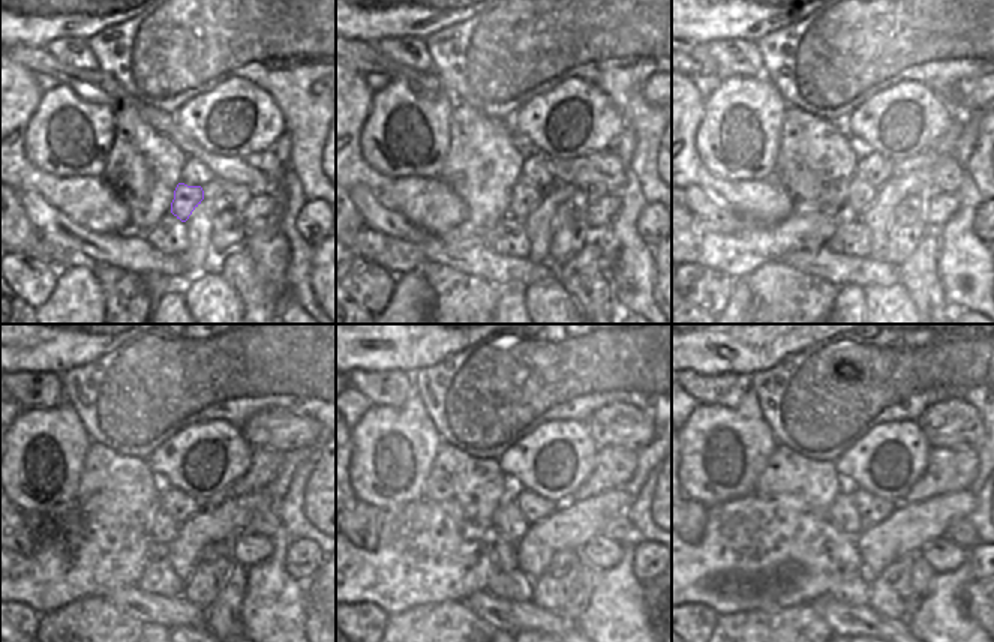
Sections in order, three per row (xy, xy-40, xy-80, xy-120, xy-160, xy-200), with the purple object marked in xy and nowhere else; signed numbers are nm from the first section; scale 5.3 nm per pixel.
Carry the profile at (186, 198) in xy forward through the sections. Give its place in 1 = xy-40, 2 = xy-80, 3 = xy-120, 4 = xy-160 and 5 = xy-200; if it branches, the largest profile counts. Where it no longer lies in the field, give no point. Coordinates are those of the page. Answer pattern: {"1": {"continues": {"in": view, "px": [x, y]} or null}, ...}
{"1": {"continues": {"in": "xy-40", "px": [525, 197]}}, "2": {"continues": {"in": "xy-80", "px": [861, 194]}}, "3": {"continues": {"in": "xy-120", "px": [165, 530]}}, "4": {"continues": {"in": "xy-160", "px": [507, 518]}}, "5": {"continues": {"in": "xy-200", "px": [841, 513]}}}

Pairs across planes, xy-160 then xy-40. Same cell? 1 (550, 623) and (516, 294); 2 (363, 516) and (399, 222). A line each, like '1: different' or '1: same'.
1: different
2: same

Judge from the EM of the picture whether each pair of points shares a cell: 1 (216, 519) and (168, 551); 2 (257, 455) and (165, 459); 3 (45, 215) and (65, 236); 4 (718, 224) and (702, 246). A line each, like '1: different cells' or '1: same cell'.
1: different cells
2: same cell
3: same cell
4: different cells

